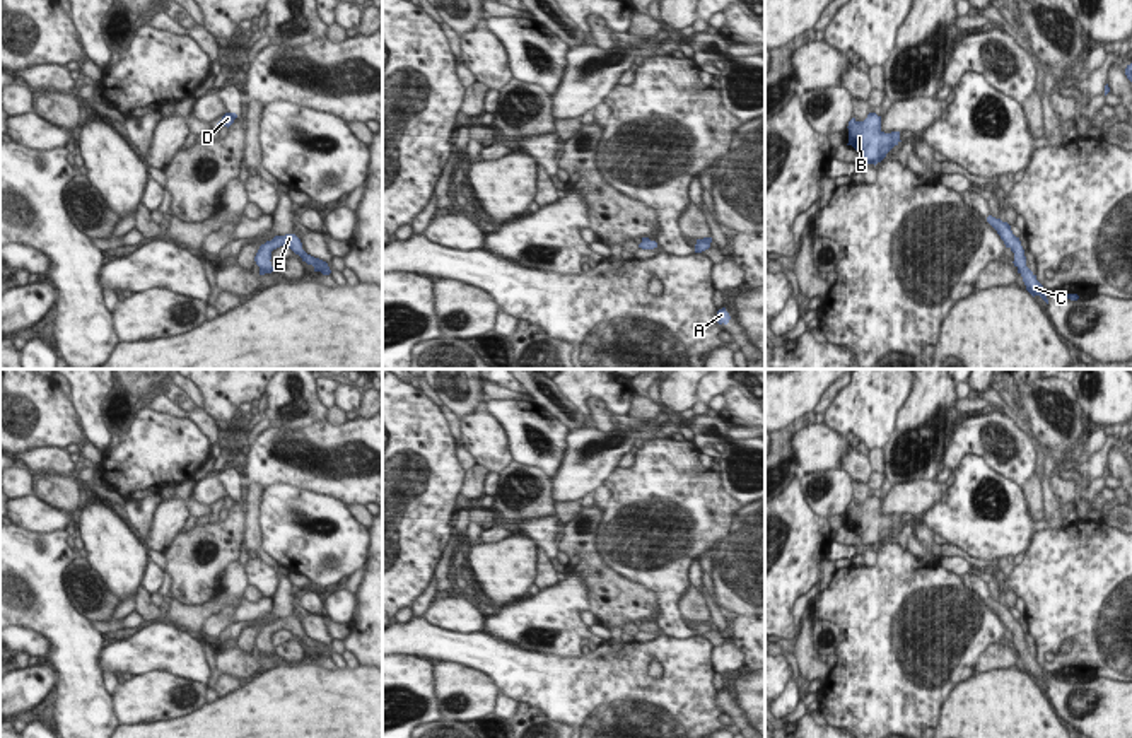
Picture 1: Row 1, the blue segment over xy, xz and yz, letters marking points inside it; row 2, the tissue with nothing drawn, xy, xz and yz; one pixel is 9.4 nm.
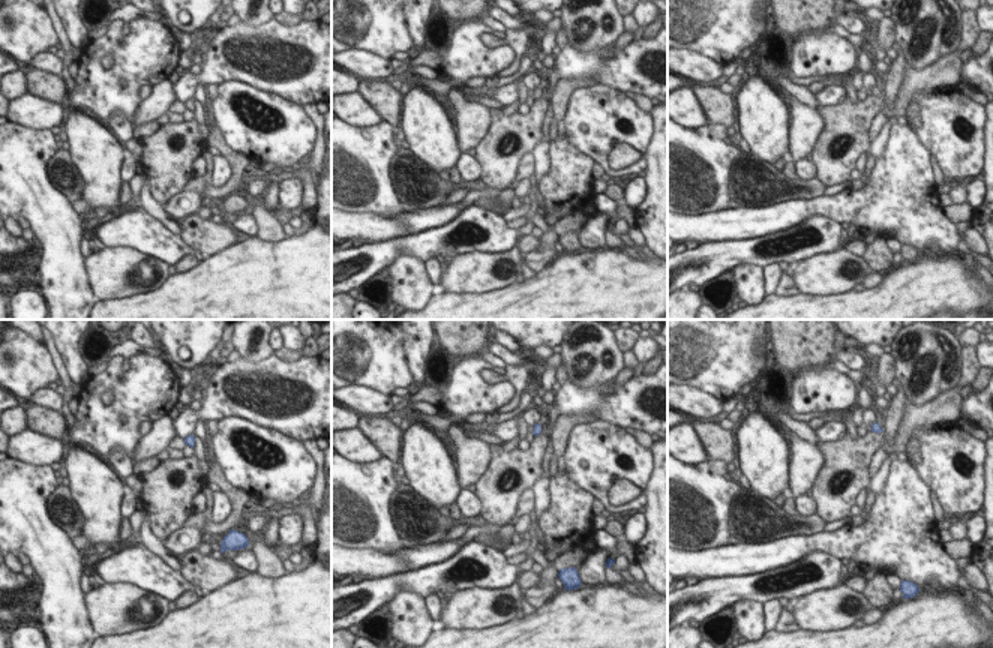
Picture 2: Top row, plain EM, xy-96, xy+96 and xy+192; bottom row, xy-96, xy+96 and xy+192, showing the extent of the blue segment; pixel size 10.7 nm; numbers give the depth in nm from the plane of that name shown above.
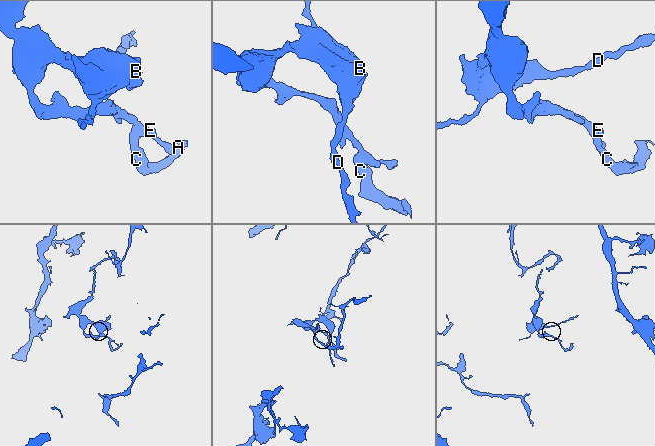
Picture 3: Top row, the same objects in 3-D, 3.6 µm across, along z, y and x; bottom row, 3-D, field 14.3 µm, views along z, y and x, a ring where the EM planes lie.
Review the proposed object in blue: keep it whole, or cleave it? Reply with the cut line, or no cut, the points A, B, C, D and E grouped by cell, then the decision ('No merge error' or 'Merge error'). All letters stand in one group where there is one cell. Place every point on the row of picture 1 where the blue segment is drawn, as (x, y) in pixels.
No split. Groups: A B C D E. No merge error.

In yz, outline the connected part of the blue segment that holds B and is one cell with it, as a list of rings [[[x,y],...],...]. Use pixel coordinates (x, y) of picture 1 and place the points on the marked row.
[[[869,113],[864,121],[852,118],[849,121],[849,144],[861,152],[862,162],[878,164],[886,154],[898,145],[900,132],[884,133],[881,130],[881,116]]]

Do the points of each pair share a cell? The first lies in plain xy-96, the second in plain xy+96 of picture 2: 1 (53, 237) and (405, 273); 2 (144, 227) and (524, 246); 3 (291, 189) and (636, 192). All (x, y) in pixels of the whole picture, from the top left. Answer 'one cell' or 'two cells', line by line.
1: one cell
2: two cells
3: one cell

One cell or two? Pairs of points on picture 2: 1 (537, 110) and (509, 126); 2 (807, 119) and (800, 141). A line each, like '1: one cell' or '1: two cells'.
1: one cell
2: one cell

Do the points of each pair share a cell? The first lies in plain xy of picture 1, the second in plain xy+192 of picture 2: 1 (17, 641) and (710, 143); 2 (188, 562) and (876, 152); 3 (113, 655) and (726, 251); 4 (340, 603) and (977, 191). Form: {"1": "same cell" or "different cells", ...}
{"1": "different cells", "2": "different cells", "3": "same cell", "4": "same cell"}

